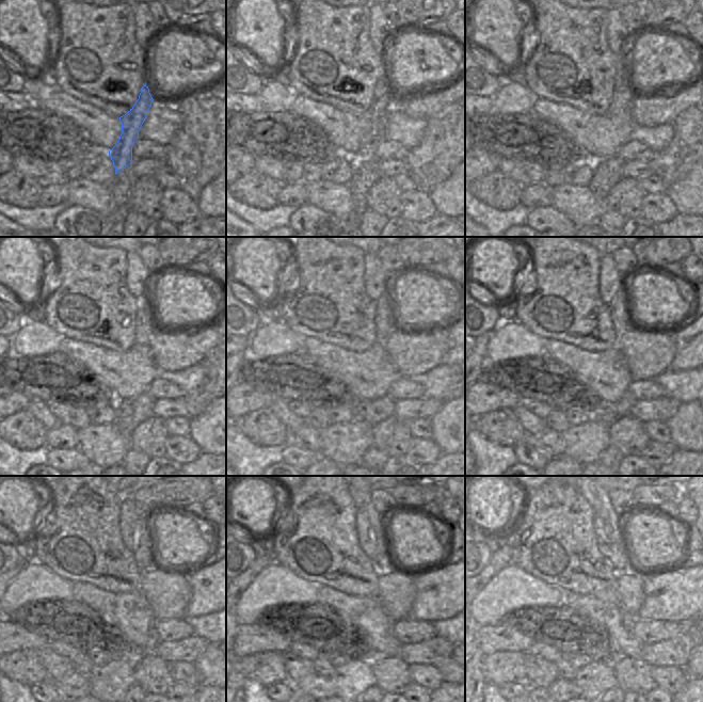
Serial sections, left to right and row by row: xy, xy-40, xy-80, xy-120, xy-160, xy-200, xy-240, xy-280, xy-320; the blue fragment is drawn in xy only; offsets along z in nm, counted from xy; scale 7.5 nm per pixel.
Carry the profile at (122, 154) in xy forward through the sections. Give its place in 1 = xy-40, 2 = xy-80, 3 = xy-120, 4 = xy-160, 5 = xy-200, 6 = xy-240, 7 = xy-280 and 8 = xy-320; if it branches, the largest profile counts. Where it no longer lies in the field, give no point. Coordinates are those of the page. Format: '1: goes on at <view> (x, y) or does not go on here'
1: goes on at xy-40 (378, 113)
2: goes on at xy-80 (623, 93)
3: goes on at xy-120 (145, 331)
4: goes on at xy-160 (383, 318)
5: goes on at xy-200 (620, 310)
6: goes on at xy-240 (143, 555)
7: goes on at xy-280 (362, 498)
8: goes on at xy-320 (597, 497)

